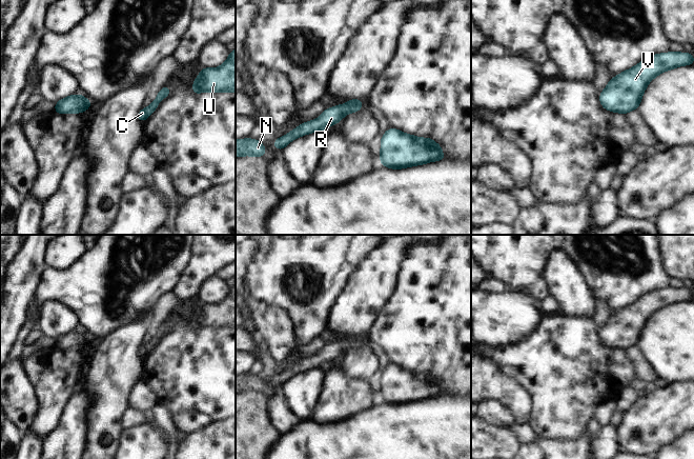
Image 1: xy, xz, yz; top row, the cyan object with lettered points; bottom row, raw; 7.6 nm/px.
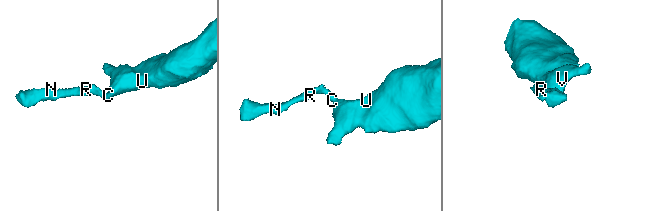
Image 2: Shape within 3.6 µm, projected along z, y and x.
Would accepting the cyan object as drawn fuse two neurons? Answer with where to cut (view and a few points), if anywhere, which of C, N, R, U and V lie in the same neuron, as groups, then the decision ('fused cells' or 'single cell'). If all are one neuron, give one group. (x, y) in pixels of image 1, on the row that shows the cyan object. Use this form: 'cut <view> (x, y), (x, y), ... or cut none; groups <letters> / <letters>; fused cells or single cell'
cut none; groups C N R U V; single cell

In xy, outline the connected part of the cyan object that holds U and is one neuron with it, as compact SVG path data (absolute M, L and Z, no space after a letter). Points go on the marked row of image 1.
M236 48L229 53L228 59L217 68L202 67L192 83L192 92L236 93Z

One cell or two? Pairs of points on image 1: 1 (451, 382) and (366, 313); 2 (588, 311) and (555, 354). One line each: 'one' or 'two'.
1: two
2: two

